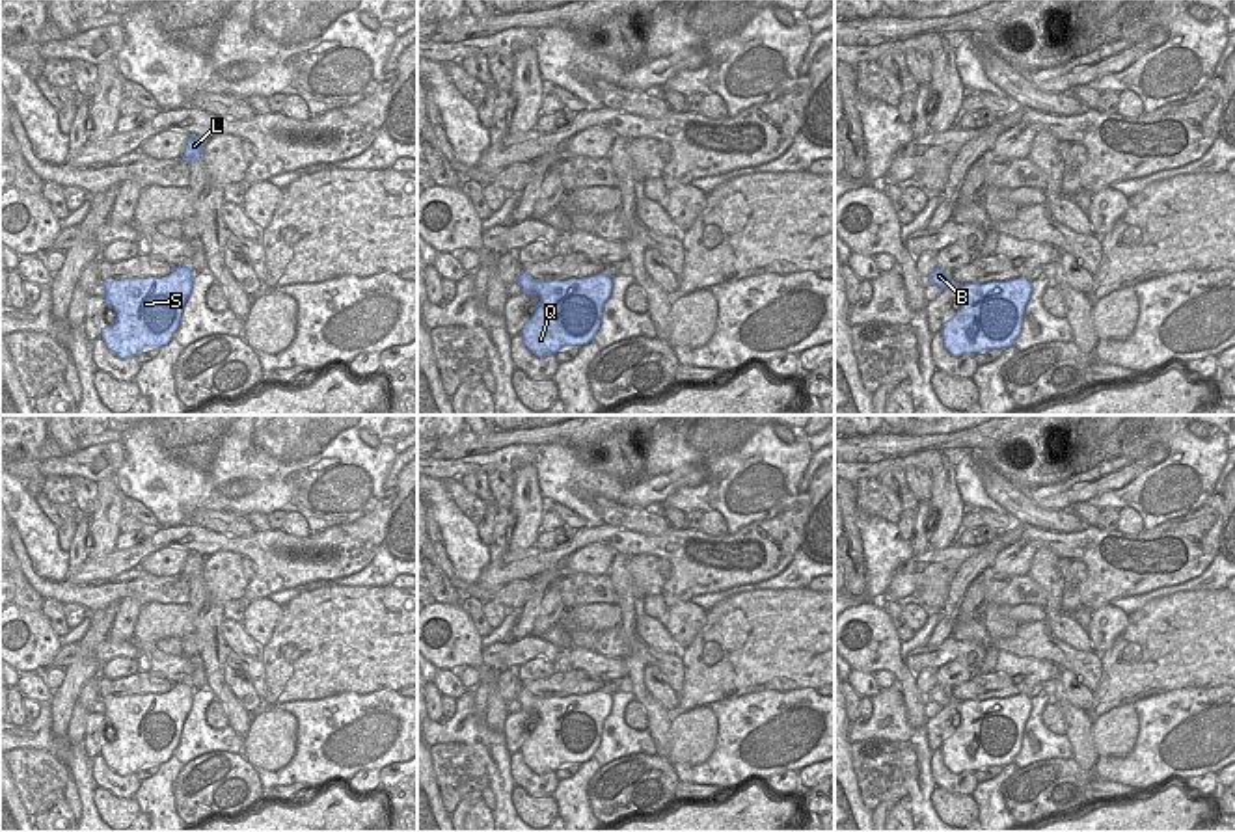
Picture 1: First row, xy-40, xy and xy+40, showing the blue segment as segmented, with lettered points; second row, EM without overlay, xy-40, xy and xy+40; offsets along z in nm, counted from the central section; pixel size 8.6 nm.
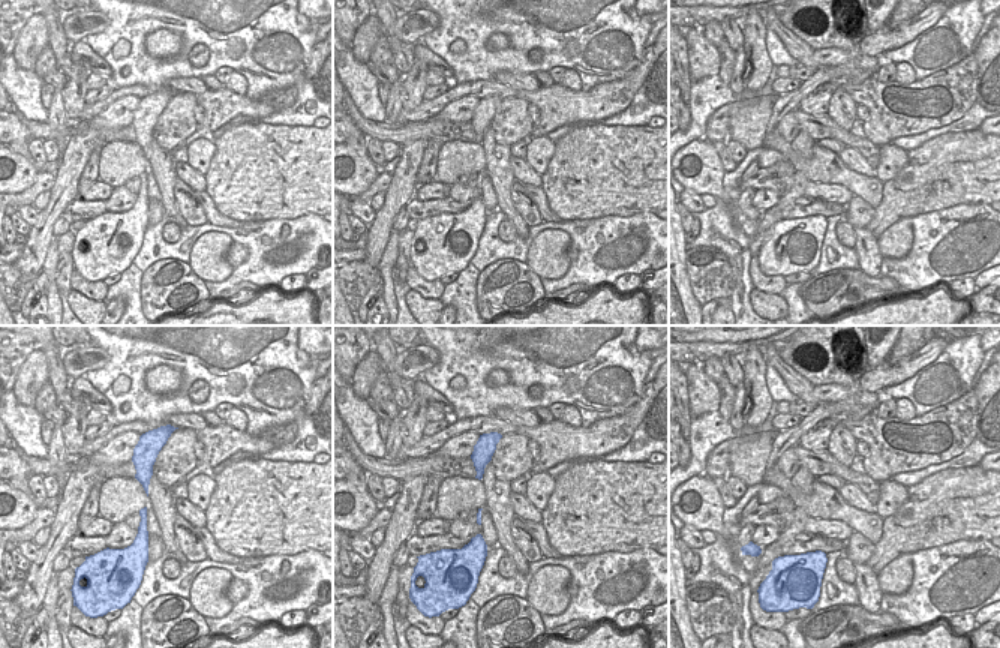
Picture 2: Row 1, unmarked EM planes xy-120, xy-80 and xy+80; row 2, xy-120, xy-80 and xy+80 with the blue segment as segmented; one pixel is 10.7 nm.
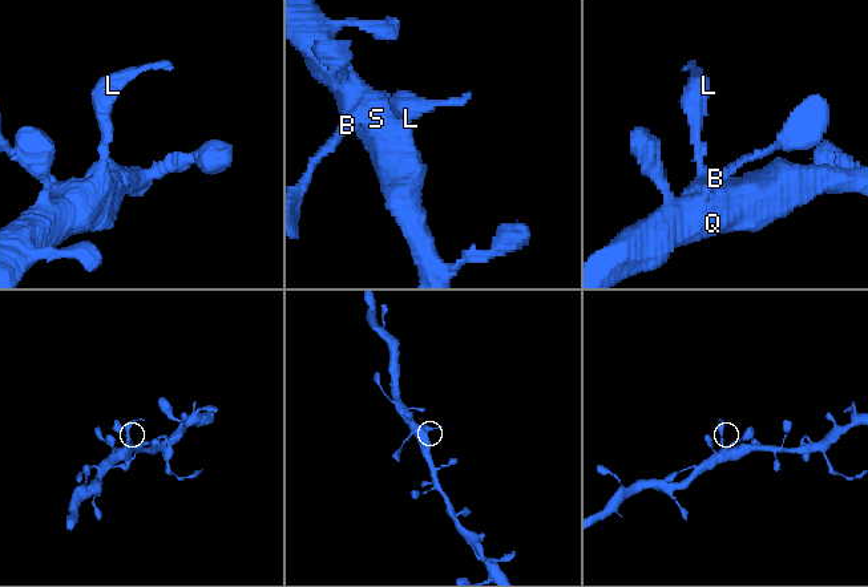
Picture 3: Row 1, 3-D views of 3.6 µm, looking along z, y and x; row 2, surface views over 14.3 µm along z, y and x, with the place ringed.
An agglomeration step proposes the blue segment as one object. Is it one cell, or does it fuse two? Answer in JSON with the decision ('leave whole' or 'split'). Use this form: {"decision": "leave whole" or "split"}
{"decision": "leave whole"}

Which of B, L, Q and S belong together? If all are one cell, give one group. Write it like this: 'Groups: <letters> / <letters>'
Groups: B L Q S.

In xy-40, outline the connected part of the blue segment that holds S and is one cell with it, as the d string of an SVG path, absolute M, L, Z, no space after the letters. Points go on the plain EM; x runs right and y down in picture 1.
M177 681L164 694L104 698L104 724L115 728L114 739L99 752L106 765L127 776L166 763L179 745L192 696L194 689Z

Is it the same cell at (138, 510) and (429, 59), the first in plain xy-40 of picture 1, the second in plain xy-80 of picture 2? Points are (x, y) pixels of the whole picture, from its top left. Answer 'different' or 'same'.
same

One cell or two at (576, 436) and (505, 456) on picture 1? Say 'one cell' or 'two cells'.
two cells

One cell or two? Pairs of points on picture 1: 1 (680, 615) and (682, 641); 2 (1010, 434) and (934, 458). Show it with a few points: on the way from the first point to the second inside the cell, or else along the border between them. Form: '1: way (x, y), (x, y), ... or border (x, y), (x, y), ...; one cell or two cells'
1: way (680, 620), (682, 635); one cell
2: border (941, 449), (917, 449), (898, 456); two cells

